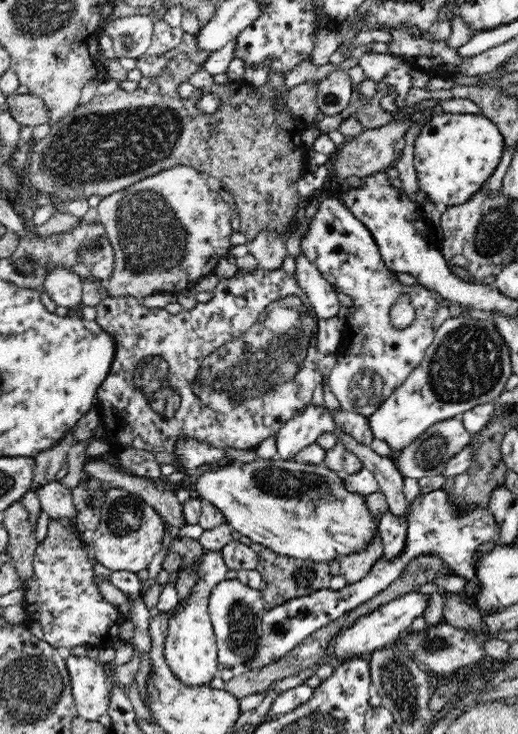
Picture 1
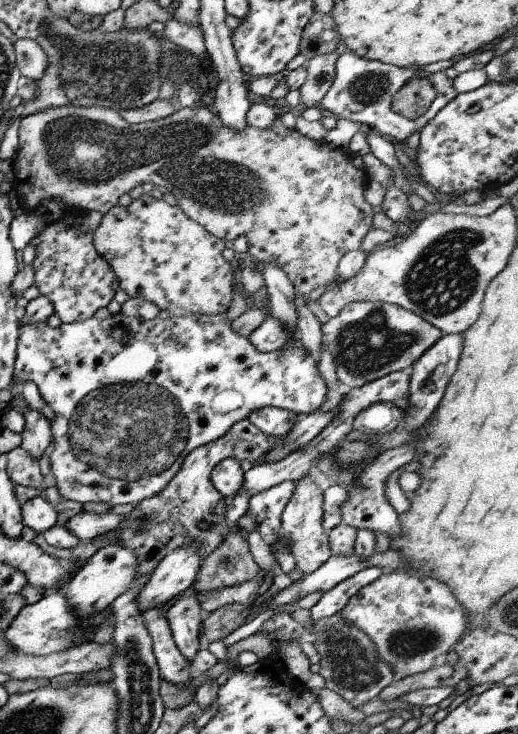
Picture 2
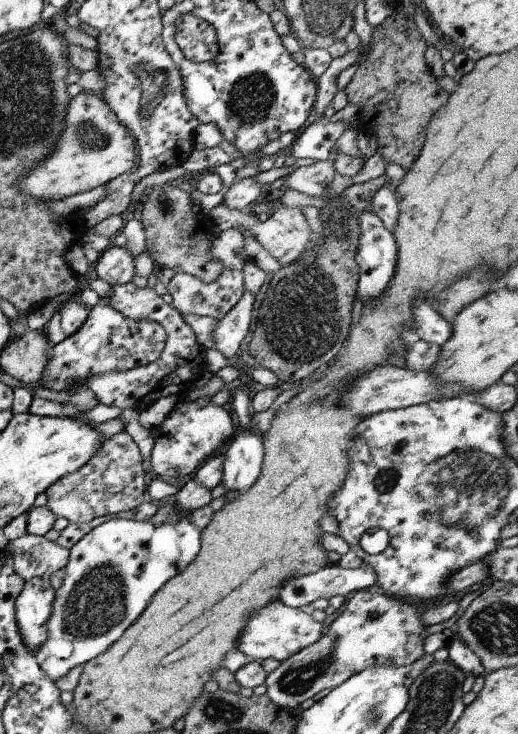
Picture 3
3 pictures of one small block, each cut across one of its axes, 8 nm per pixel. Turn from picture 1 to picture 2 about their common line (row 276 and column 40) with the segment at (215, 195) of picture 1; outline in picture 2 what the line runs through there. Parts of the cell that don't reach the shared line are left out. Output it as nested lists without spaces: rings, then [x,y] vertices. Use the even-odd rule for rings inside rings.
[[[64,105],[48,107],[43,111],[21,118],[19,126],[19,149],[15,154],[16,176],[12,182],[12,188],[24,197],[26,209],[29,212],[36,210],[39,204],[47,198],[58,198],[66,204],[66,212],[79,214],[80,212],[98,211],[103,215],[114,205],[118,205],[118,199],[122,194],[128,193],[135,186],[142,186],[144,182],[150,182],[163,191],[170,191],[178,199],[177,205],[184,214],[201,224],[210,234],[224,240],[236,240],[238,237],[246,237],[249,249],[248,255],[254,263],[264,262],[279,266],[292,281],[298,293],[308,296],[316,289],[329,288],[337,281],[337,268],[339,262],[346,253],[360,249],[360,242],[372,227],[374,210],[364,197],[364,187],[368,175],[364,168],[357,168],[349,159],[349,150],[340,147],[329,147],[326,141],[315,141],[306,138],[298,132],[298,129],[288,129],[282,123],[281,116],[277,116],[274,122],[265,129],[259,129],[252,125],[246,125],[237,131],[226,126],[212,107],[182,107],[167,117],[148,121],[140,124],[126,122],[117,110],[112,110],[98,105],[76,106]]]

